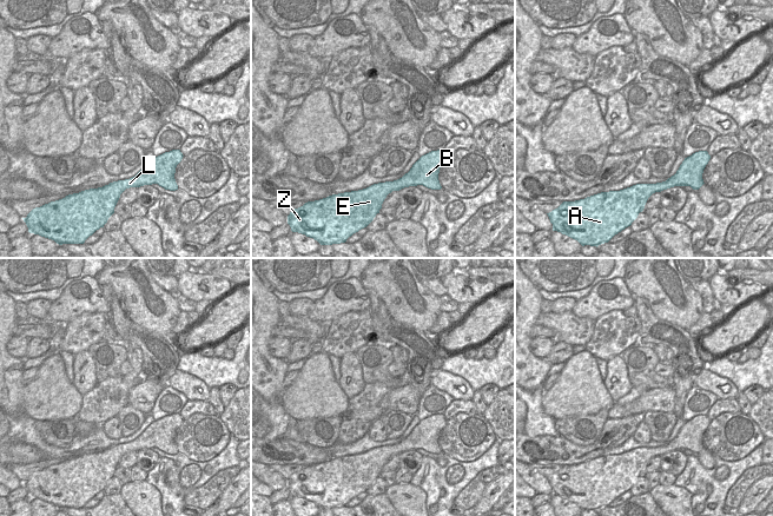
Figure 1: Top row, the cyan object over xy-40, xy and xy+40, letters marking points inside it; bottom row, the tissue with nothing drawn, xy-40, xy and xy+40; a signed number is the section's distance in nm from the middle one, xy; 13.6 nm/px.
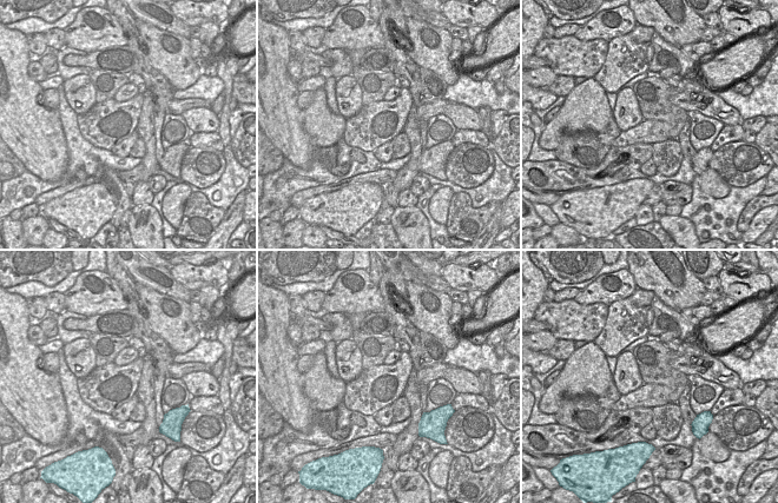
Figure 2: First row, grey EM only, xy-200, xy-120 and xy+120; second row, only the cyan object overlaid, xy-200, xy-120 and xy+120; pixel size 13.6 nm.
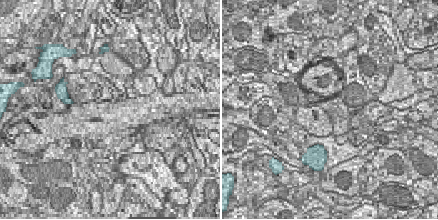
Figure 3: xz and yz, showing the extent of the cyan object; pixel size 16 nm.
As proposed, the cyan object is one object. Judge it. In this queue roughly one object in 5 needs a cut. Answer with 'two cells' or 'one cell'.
one cell

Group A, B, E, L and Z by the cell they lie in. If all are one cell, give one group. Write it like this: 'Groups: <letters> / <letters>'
Groups: A B E L Z

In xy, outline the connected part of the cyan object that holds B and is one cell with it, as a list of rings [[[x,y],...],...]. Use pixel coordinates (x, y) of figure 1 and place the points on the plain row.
[[[443,414],[431,415],[422,419],[410,435],[397,444],[305,467],[290,476],[288,488],[292,496],[313,502],[321,509],[345,507],[374,484],[384,463],[392,455],[417,449],[441,454],[438,437],[445,424]]]

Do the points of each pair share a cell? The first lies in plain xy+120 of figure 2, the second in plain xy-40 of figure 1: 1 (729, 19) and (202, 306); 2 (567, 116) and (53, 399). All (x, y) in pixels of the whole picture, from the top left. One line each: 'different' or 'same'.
1: different
2: same

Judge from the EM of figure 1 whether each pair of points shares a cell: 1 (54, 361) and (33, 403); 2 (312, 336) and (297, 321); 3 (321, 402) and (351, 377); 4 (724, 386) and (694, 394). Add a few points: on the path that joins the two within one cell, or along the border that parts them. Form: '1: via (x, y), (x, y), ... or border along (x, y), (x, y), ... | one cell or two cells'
1: via (52, 371), (51, 385), (44, 392) | one cell
2: via (310, 331), (302, 323) | one cell
3: border along (337, 382), (349, 398) | two cells
4: border along (693, 384), (712, 391), (719, 398) | two cells

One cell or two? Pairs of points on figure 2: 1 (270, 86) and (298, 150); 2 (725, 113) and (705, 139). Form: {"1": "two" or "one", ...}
{"1": "one", "2": "two"}

